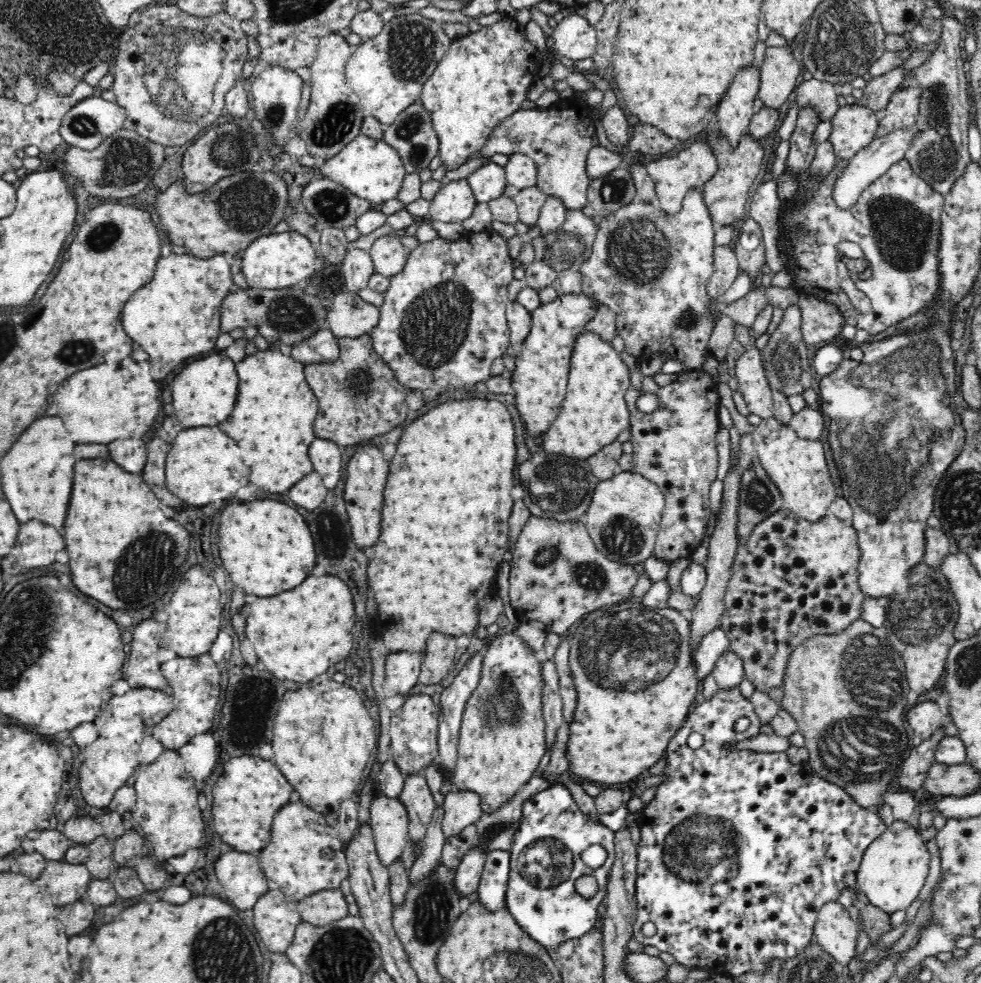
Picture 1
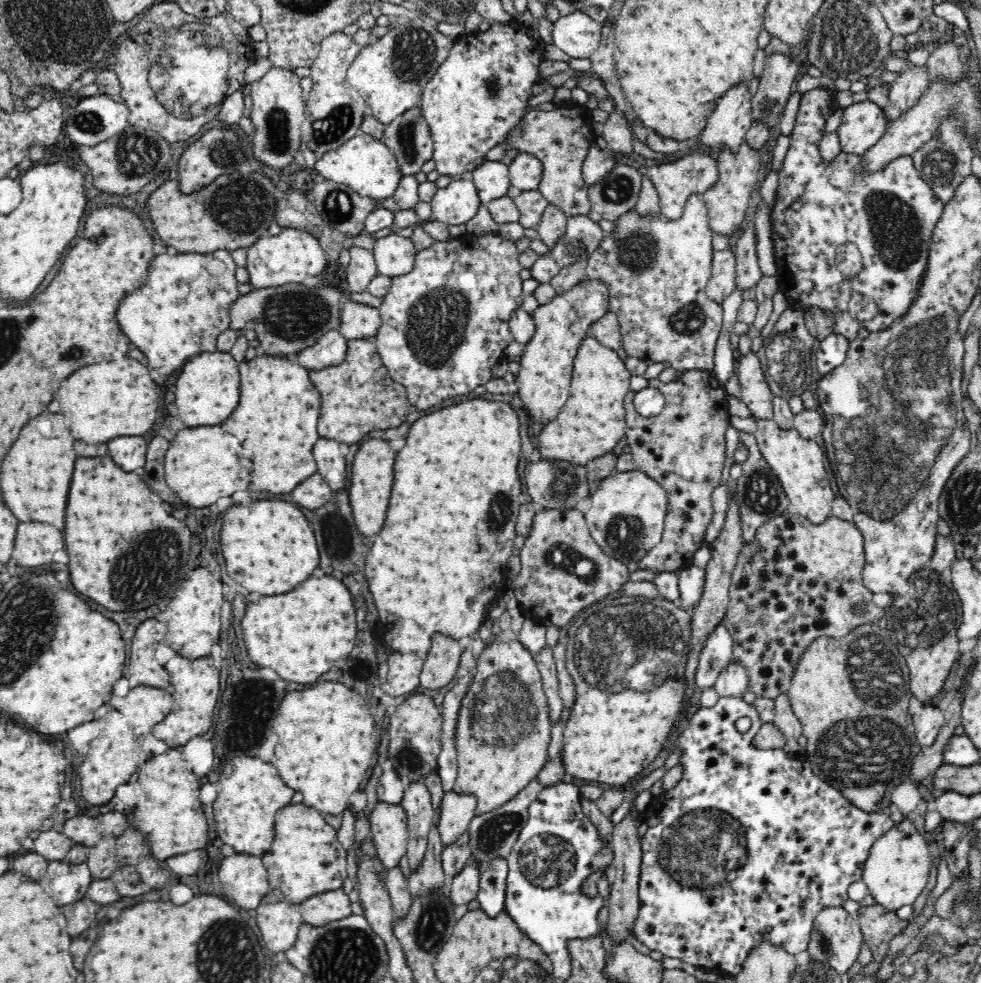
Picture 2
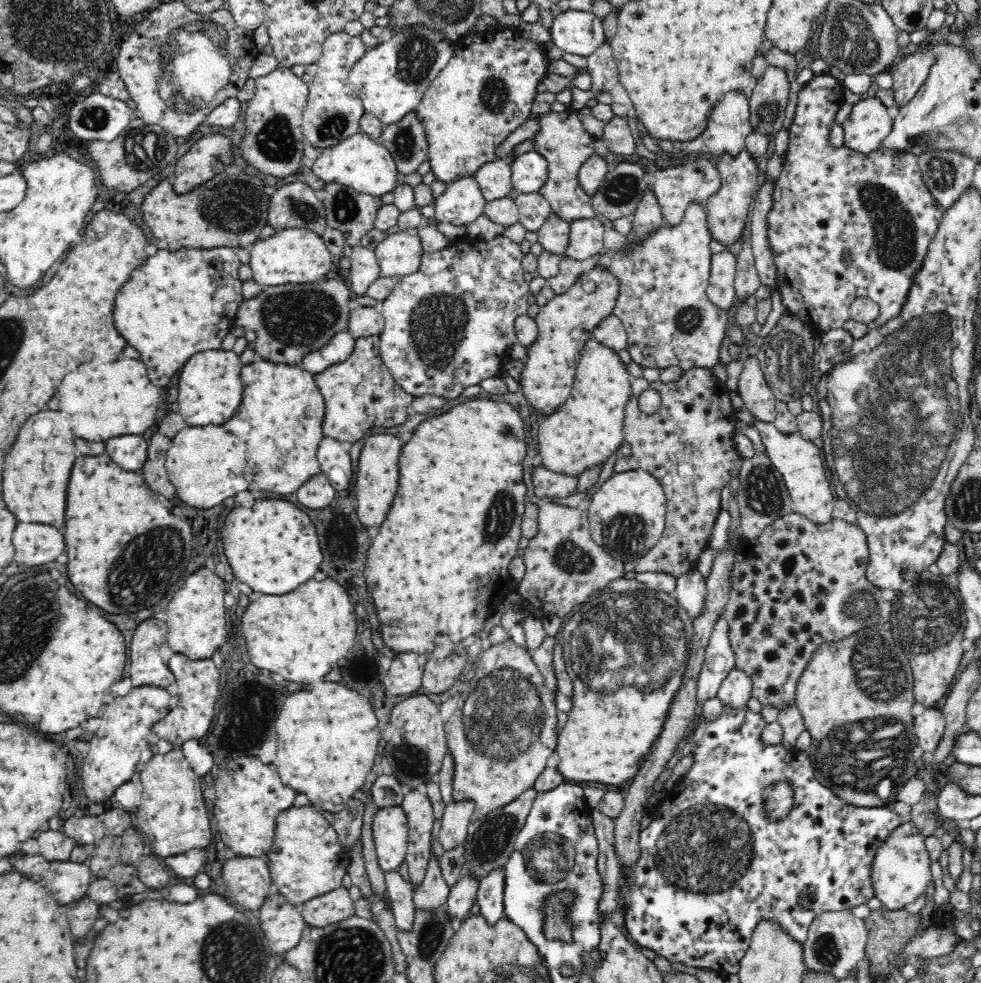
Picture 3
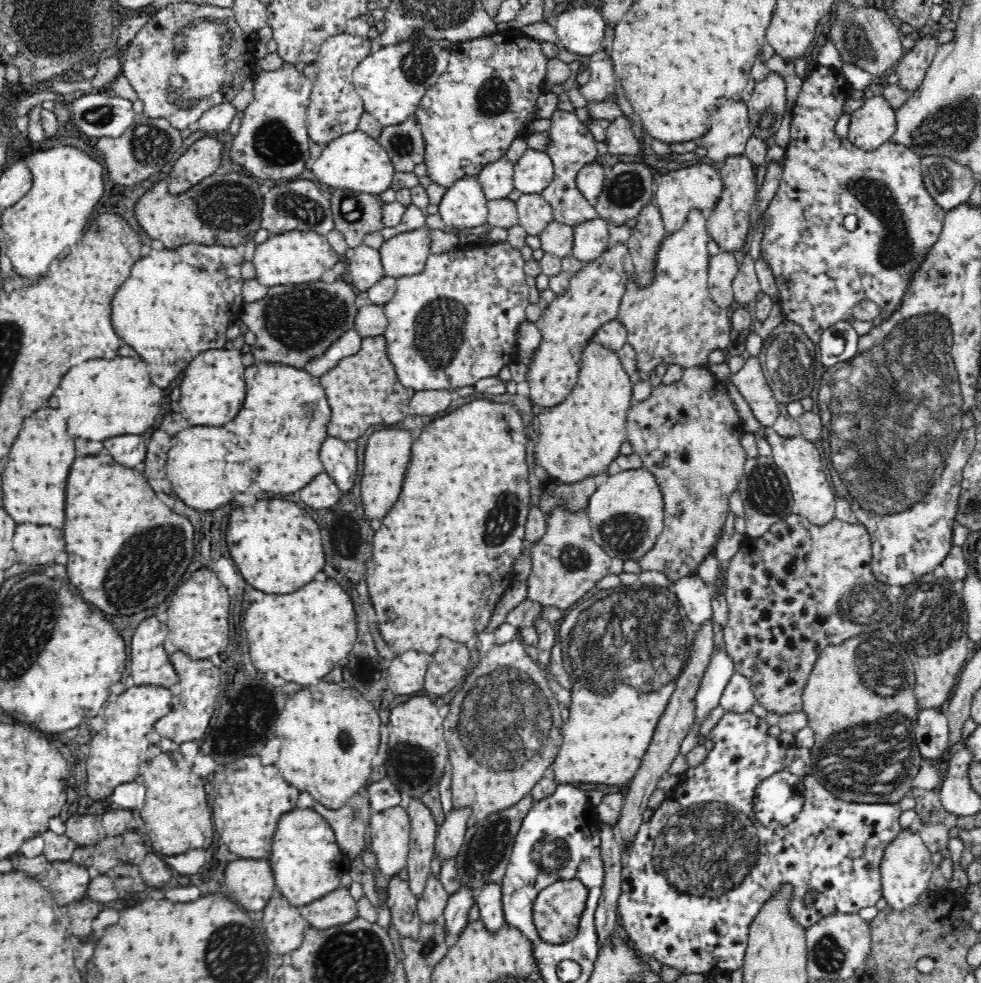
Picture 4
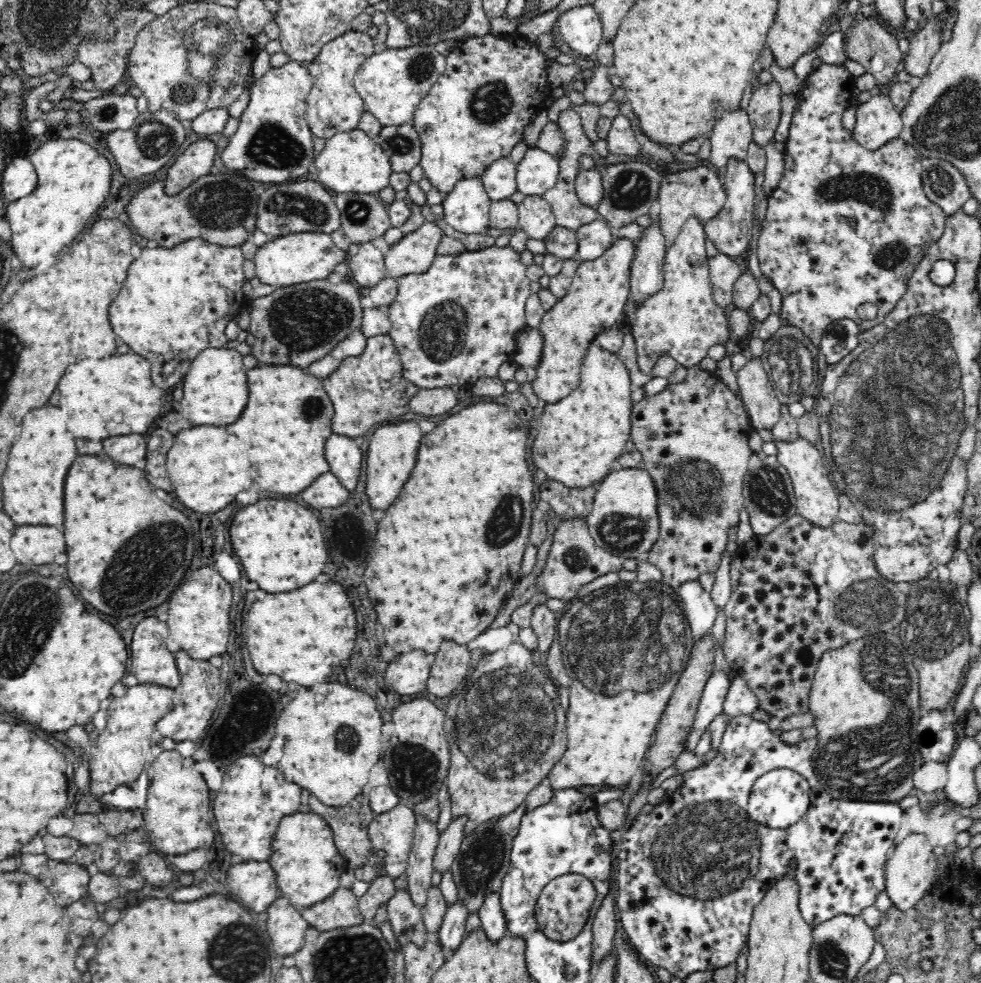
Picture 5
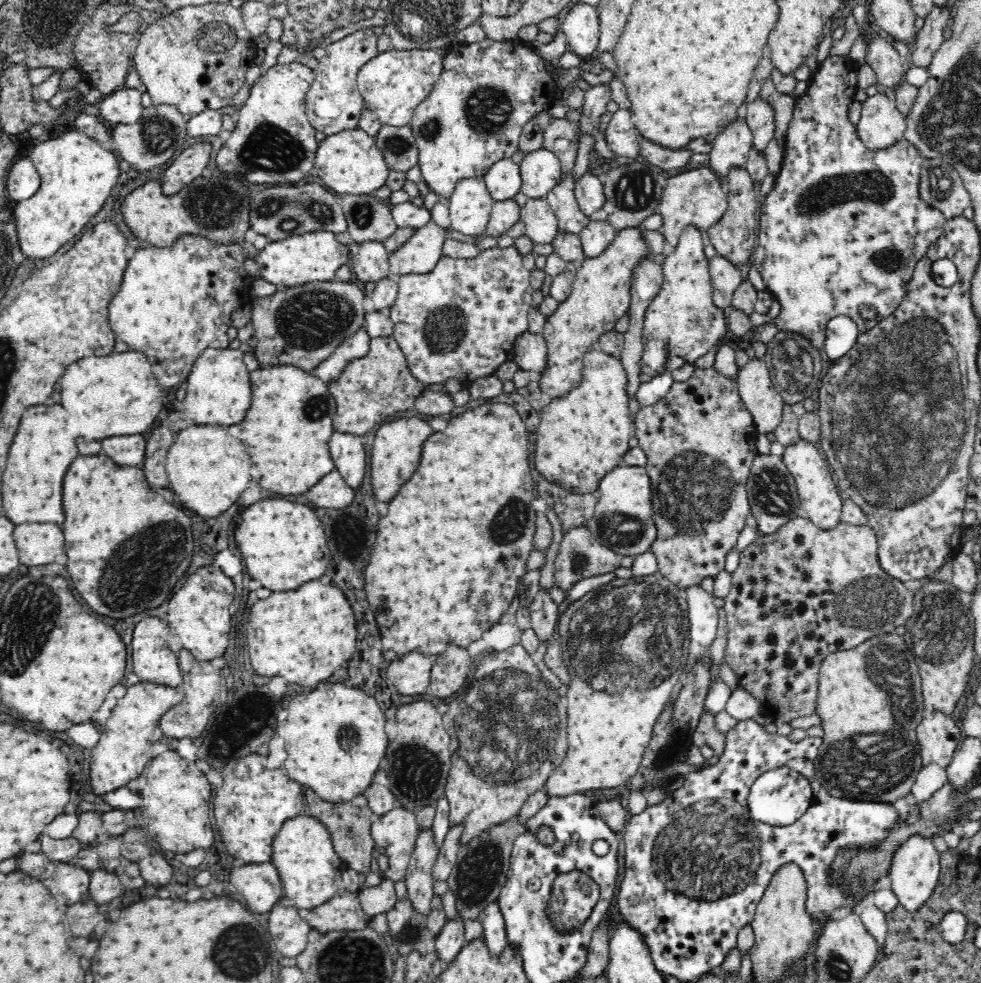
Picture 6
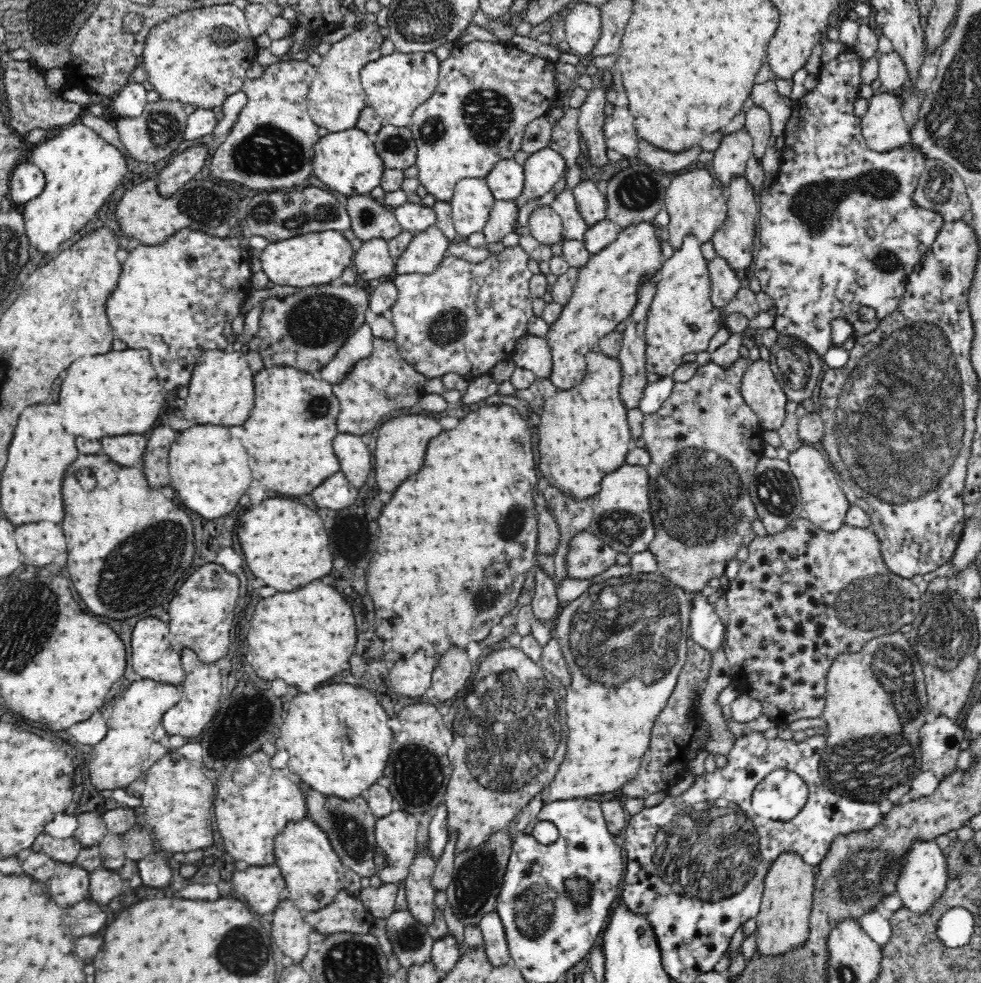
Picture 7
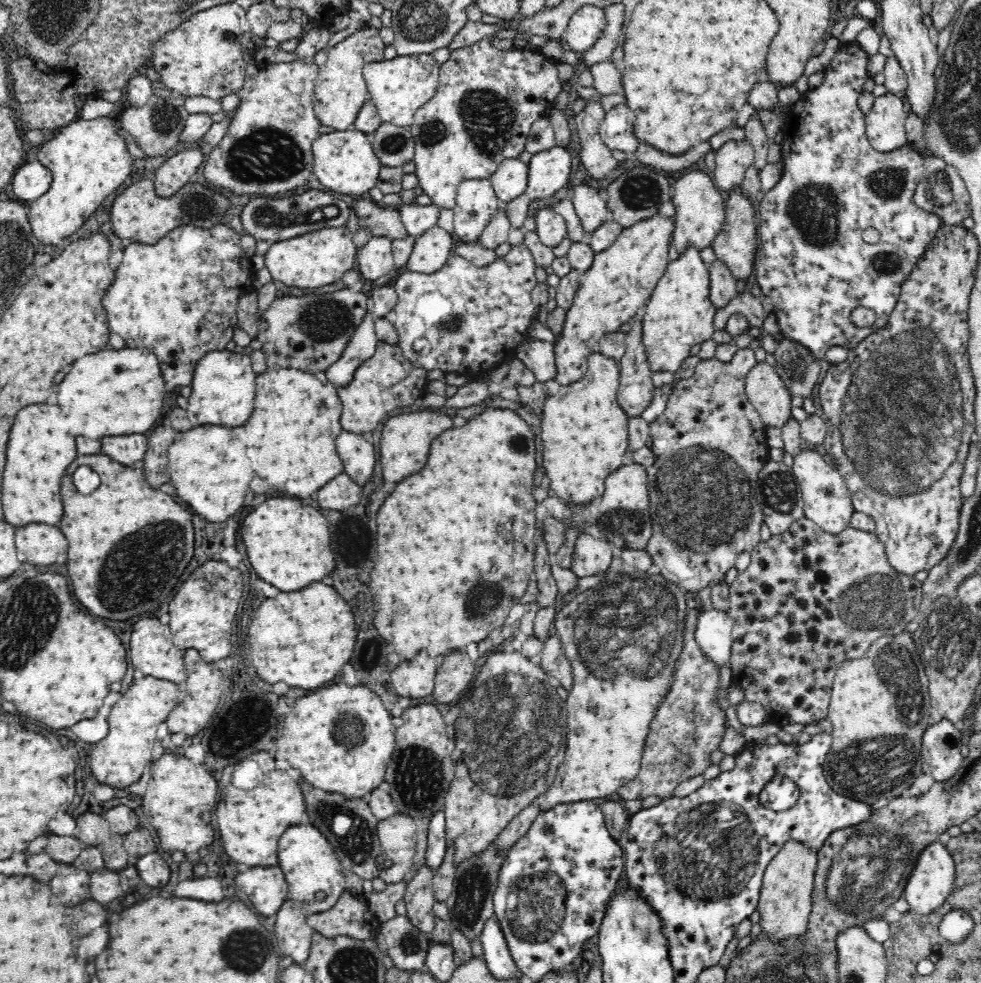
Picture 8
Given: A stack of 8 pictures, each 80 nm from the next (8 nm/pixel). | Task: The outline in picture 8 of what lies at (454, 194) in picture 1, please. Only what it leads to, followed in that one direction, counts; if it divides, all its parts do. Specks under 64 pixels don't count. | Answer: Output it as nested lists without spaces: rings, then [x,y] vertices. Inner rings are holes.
[[[489,179],[464,180],[457,189],[454,204],[454,237],[461,242],[473,242],[500,204]]]

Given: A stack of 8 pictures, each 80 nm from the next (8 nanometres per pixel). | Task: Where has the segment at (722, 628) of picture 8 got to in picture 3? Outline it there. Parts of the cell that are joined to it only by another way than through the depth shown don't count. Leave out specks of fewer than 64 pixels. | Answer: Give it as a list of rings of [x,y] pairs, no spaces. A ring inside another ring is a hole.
[[[696,568],[677,578],[674,598],[693,619],[704,610],[706,588],[705,577]]]

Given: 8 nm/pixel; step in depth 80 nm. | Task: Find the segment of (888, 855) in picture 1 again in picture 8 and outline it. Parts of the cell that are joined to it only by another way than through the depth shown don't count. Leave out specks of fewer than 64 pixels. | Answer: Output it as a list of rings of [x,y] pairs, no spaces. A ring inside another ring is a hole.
[[[938,840],[924,846],[914,861],[914,868],[910,870],[910,876],[906,876],[906,886],[902,890],[902,896],[908,902],[910,910],[916,914],[926,915],[942,906],[944,900],[950,896],[954,886],[954,859],[950,851]]]

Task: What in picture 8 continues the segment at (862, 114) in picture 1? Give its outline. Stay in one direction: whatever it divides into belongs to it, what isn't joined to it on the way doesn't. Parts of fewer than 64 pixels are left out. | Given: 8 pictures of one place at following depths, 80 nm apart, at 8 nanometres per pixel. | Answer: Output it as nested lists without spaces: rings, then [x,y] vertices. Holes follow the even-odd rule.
[[[887,92],[875,98],[872,109],[865,115],[865,134],[872,148],[878,152],[892,152],[908,144],[905,130],[907,114],[907,101],[902,95]]]

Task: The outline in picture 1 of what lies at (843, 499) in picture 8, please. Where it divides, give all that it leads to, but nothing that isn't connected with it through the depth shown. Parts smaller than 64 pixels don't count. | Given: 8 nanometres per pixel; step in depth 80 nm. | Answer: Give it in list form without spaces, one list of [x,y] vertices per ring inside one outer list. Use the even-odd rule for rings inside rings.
[[[774,416],[762,419],[751,431],[751,435],[758,461],[764,467],[766,475],[774,482],[774,486],[778,487],[784,508],[812,523],[820,520],[829,505],[838,498],[822,439],[798,438],[792,427]]]

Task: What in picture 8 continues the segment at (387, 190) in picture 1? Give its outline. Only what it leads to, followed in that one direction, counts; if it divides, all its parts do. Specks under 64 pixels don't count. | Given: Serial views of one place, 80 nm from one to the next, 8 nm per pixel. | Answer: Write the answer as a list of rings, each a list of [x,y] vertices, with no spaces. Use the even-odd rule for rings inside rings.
[[[348,128],[320,135],[314,140],[314,176],[331,192],[350,194],[353,198],[365,196],[378,185],[381,160],[374,152],[371,136],[358,129]]]

